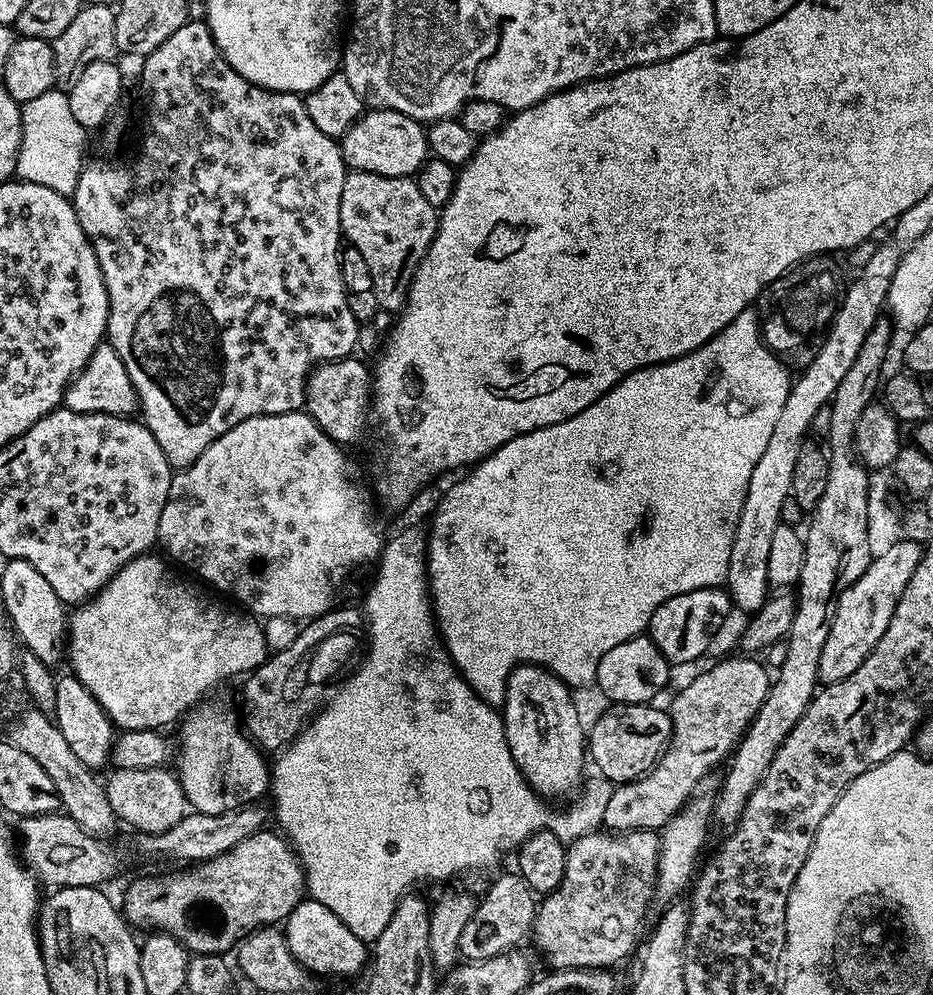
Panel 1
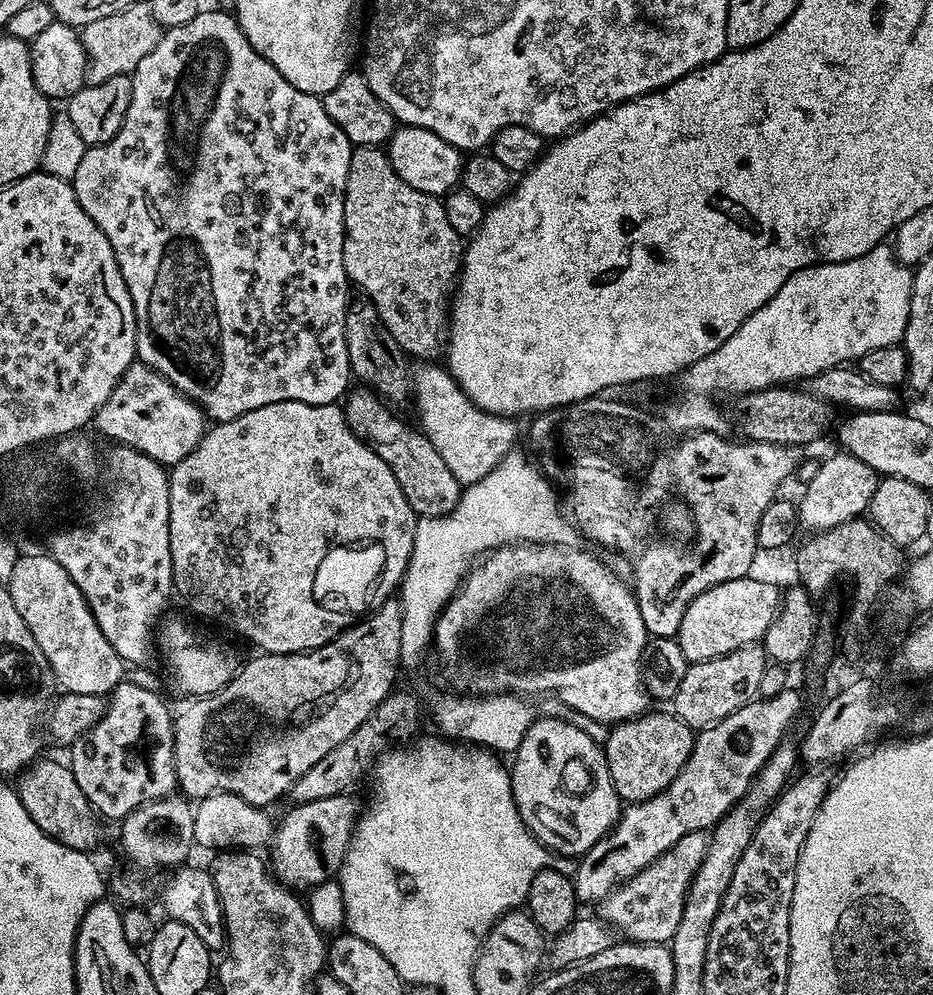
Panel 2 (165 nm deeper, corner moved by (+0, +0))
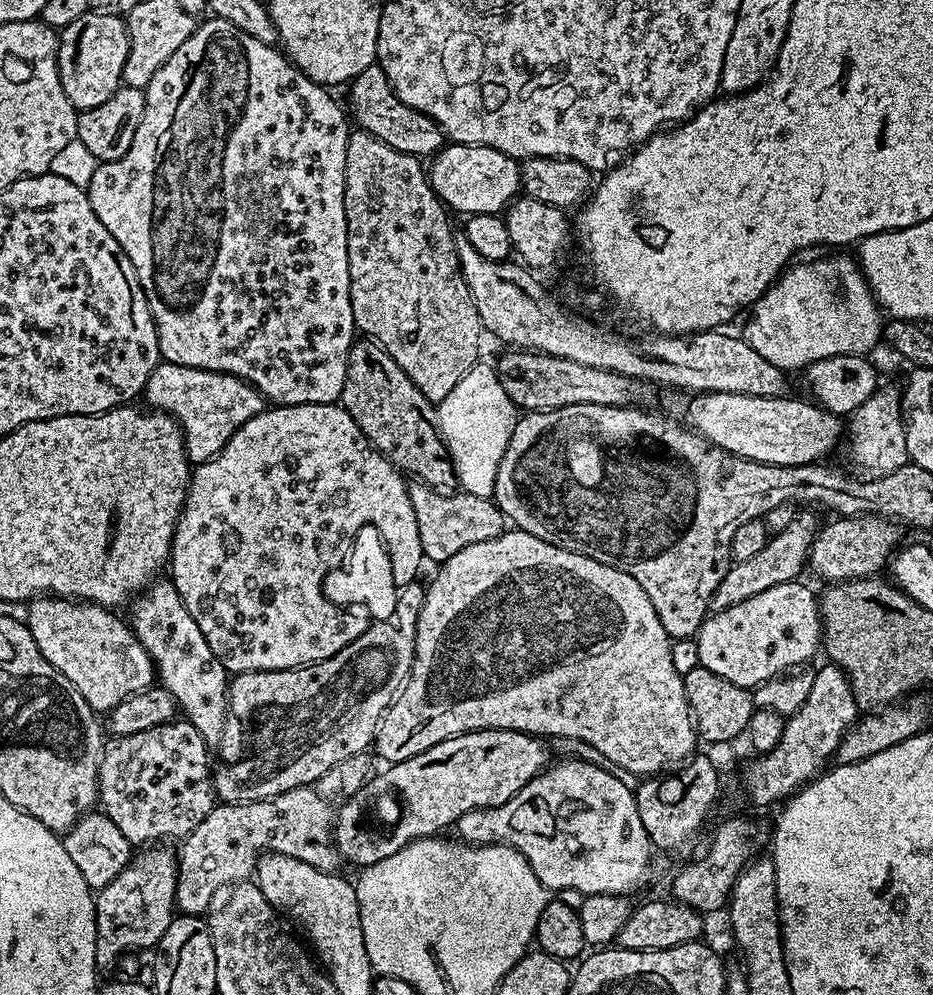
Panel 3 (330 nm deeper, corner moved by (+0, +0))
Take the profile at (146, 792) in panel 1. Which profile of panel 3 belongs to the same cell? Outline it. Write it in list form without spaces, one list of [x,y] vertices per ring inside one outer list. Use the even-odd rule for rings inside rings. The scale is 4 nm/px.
[[[168,846],[141,847],[118,878],[95,893],[97,969],[114,967],[123,952],[155,949],[162,934],[166,934],[177,911],[176,882],[180,865],[177,849],[164,847]]]

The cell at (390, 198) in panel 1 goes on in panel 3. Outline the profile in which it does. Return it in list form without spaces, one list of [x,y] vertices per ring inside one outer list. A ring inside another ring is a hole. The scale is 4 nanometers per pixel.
[[[356,130],[349,135],[344,209],[348,231],[350,302],[357,329],[385,348],[428,400],[439,402],[481,359],[482,325],[478,306],[460,266],[457,233],[452,233],[449,213],[420,164],[417,157],[394,150],[394,146],[386,146],[386,142],[374,138],[369,132]]]

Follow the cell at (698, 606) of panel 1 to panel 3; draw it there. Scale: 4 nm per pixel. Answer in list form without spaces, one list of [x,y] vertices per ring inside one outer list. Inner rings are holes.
[[[800,582],[770,586],[768,590],[762,590],[760,594],[754,594],[742,602],[732,604],[721,612],[712,612],[700,625],[694,639],[698,646],[700,667],[732,680],[735,684],[742,684],[755,690],[777,674],[784,674],[797,666],[807,665],[804,663],[818,652],[822,644],[818,600],[815,595],[812,597],[811,590],[803,588]]]

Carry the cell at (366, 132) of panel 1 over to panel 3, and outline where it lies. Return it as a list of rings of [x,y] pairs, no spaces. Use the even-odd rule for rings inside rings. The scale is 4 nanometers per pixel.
[[[448,142],[431,157],[430,163],[432,165],[426,168],[428,182],[453,213],[503,213],[522,188],[520,164],[507,152],[499,152],[490,146]]]

